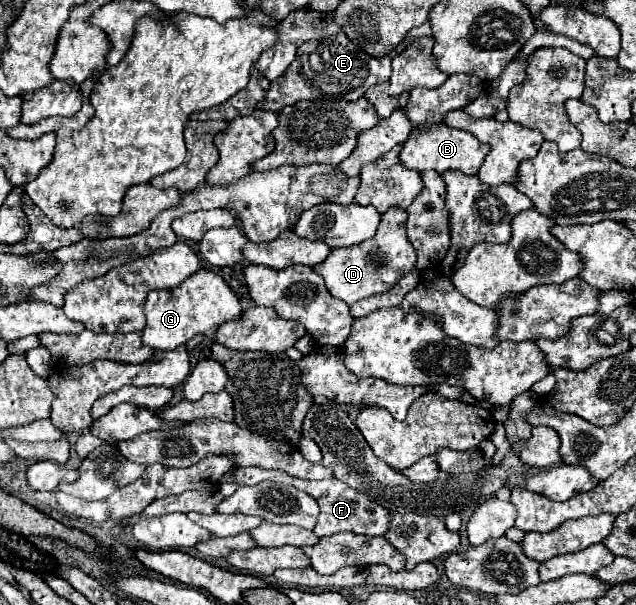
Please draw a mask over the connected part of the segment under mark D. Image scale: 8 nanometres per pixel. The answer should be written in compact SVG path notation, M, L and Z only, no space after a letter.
M392 206L388 212L382 214L382 220L374 238L358 246L334 248L322 264L314 266L316 274L324 278L326 288L334 298L344 300L346 304L354 304L362 298L384 294L402 278L402 274L414 270L416 254L406 236L406 216L408 214L404 208Z

